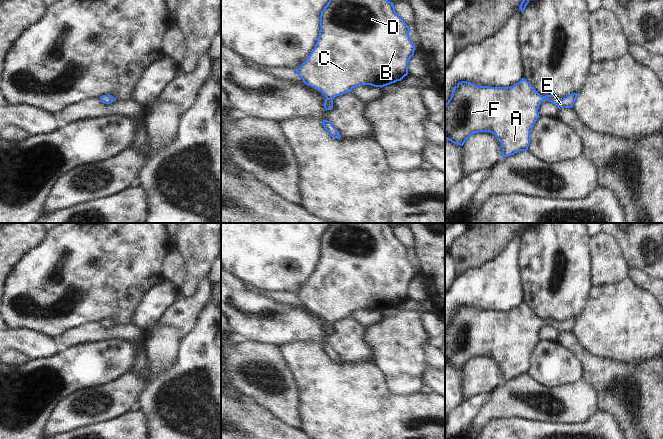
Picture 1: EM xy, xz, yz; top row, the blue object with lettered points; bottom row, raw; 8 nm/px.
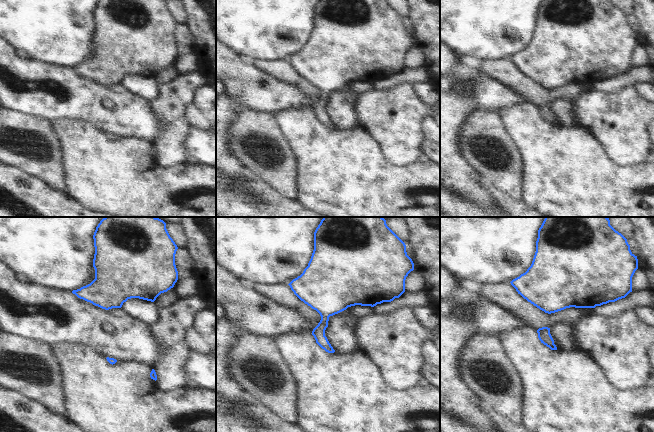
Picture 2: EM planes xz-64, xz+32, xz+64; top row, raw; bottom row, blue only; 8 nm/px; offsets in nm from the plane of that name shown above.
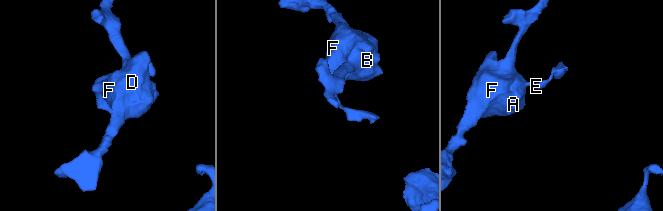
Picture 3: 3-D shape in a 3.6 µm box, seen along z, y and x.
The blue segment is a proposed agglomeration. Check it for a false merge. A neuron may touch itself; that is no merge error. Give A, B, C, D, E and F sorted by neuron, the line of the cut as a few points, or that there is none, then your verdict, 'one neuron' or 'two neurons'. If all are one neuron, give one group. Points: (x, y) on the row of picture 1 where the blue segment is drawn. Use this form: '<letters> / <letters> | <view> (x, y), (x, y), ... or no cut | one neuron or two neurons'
A B C D E F | no cut | one neuron

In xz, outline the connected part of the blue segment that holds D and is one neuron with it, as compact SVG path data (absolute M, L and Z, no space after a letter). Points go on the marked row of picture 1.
M329 0L321 11L320 31L309 57L296 69L303 82L325 95L324 108L333 108L333 99L351 92L359 85L384 87L401 81L408 75L408 63L415 46L410 40L410 28L396 13L394 3L388 0Z

